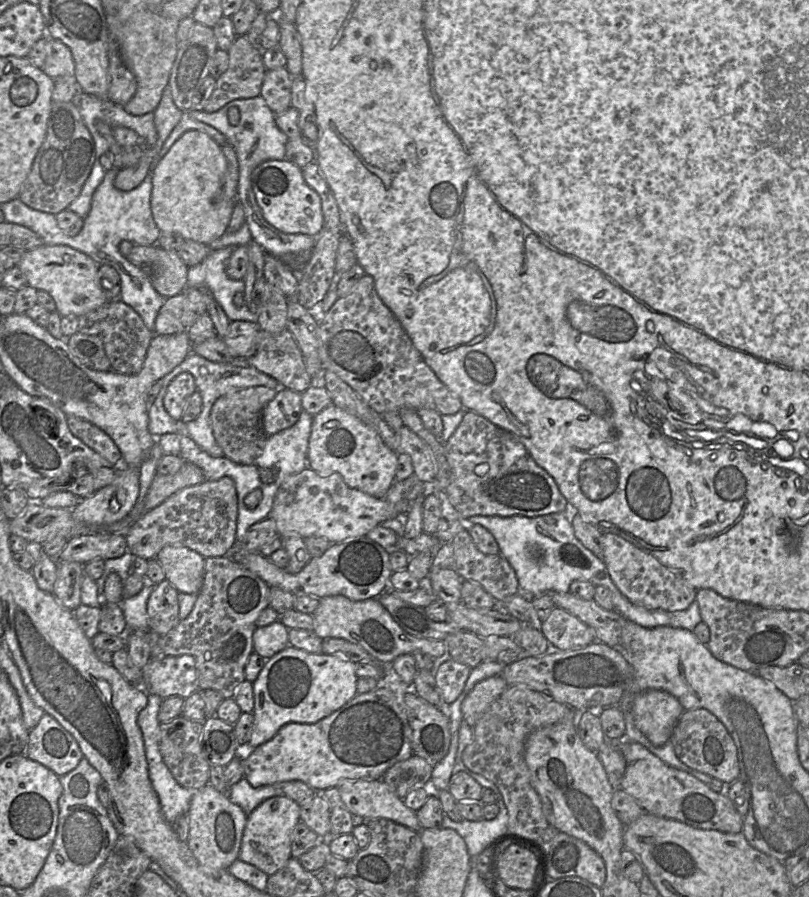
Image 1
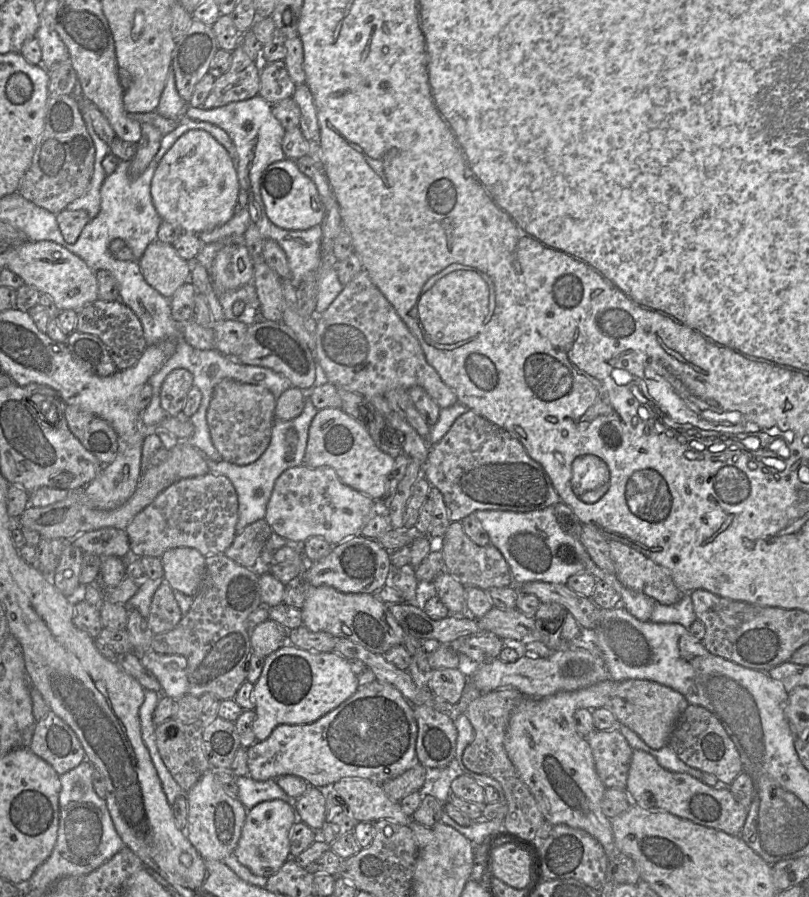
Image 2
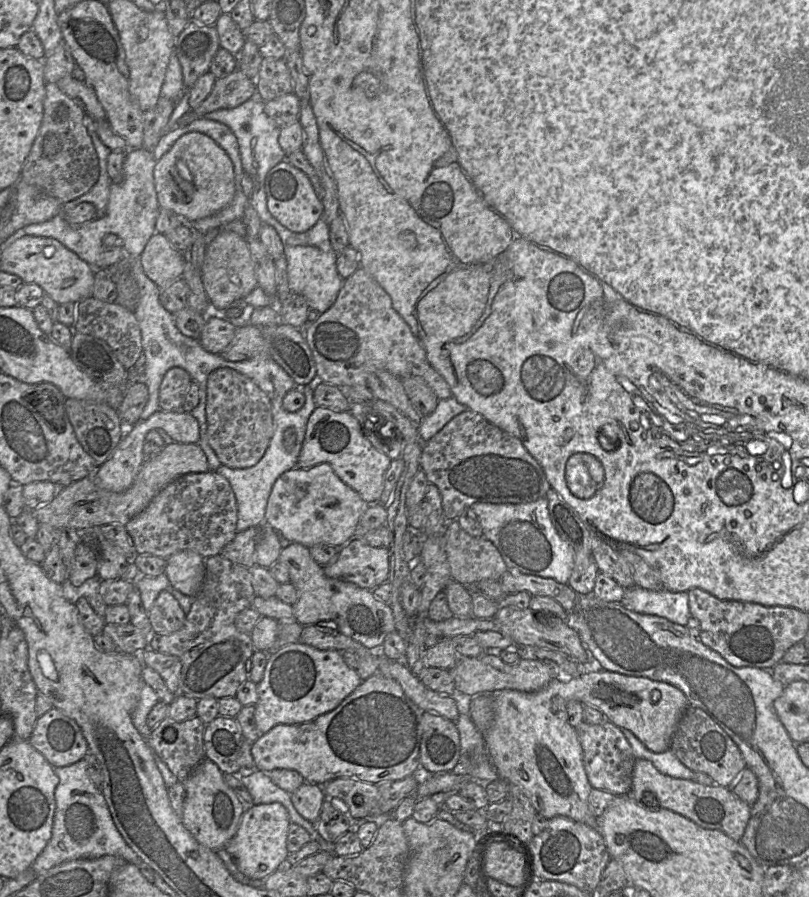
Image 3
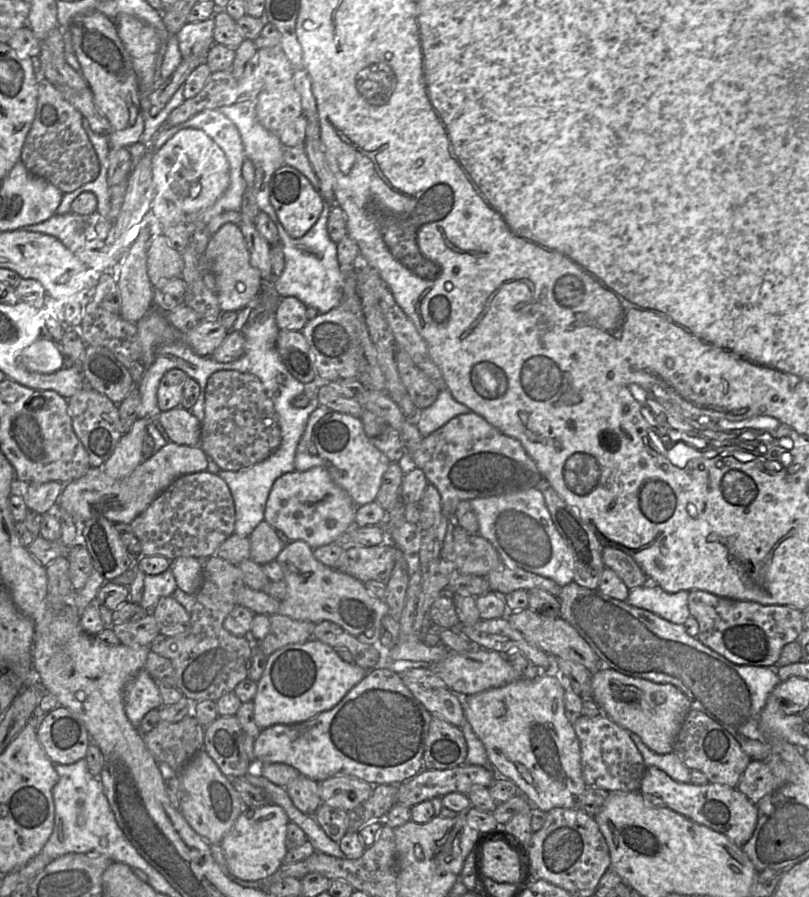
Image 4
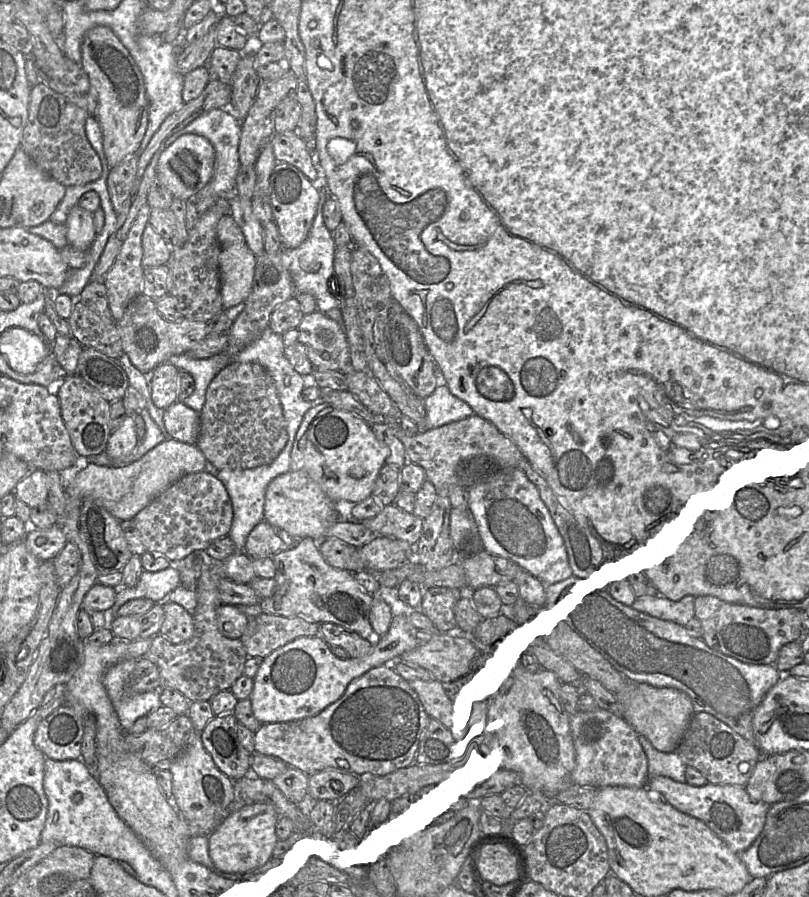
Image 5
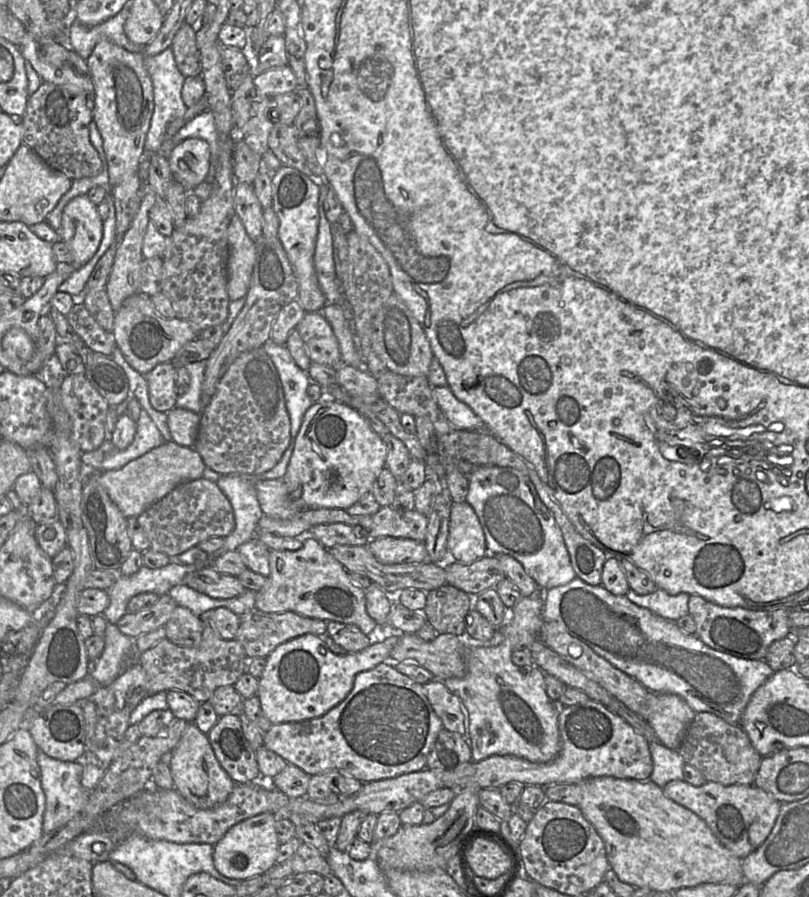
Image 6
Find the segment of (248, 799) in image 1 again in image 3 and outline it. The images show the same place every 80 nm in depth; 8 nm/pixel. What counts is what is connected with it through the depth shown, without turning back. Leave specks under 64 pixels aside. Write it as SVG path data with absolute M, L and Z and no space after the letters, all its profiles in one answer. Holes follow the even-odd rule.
M256 770L250 775L240 778L252 797L252 805L281 803L288 811L290 821L303 827L310 835L311 841L316 841L321 851L333 853L333 844L326 842L318 833L316 823L304 819L295 809L290 794L278 787L265 772Z

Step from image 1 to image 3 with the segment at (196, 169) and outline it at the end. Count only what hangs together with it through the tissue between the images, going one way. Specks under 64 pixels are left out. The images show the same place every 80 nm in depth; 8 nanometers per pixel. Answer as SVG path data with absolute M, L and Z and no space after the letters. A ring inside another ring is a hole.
M199 132L181 136L156 162L153 177L160 208L172 210L189 222L206 218L226 208L236 192L231 159L213 139Z

